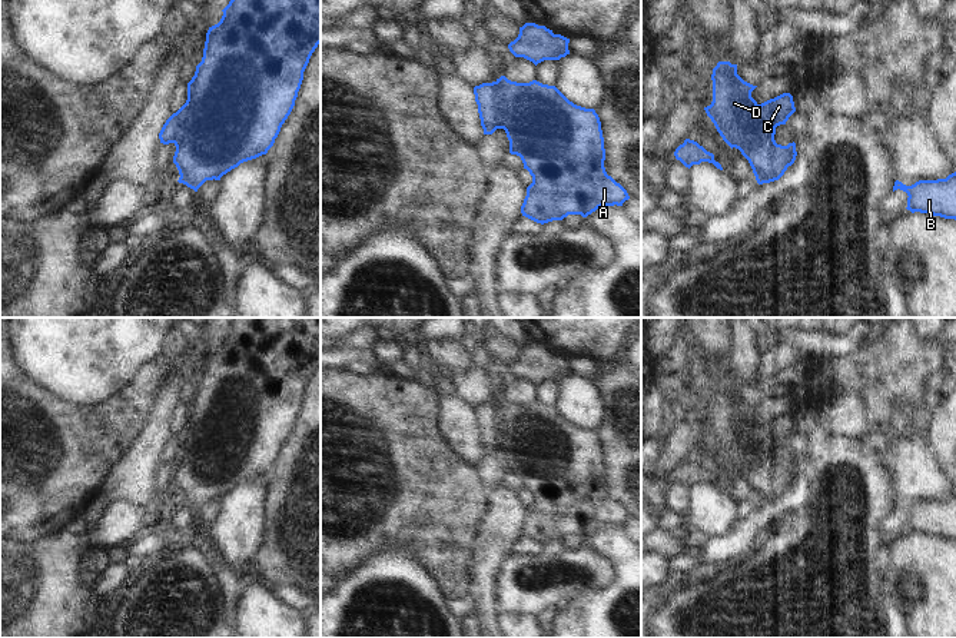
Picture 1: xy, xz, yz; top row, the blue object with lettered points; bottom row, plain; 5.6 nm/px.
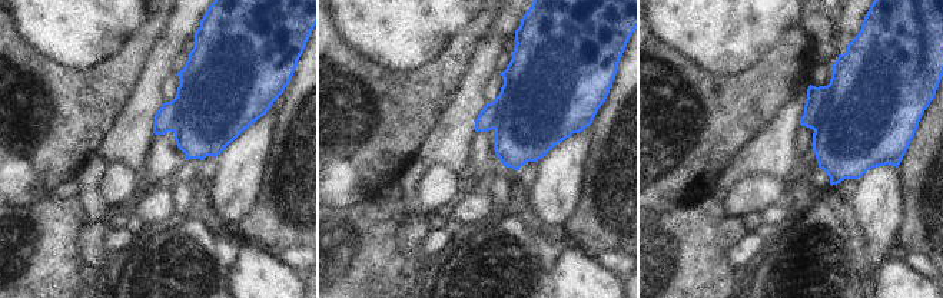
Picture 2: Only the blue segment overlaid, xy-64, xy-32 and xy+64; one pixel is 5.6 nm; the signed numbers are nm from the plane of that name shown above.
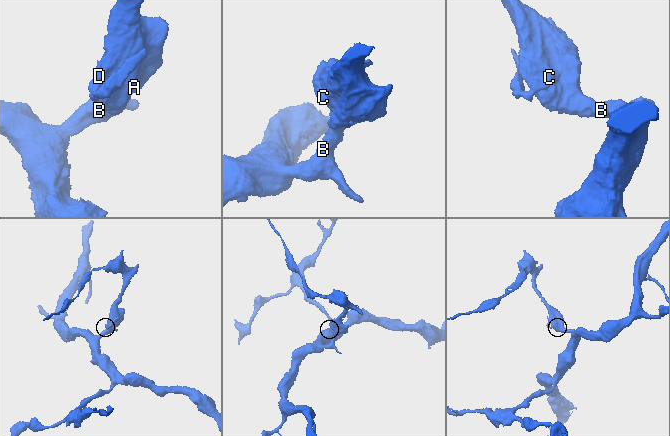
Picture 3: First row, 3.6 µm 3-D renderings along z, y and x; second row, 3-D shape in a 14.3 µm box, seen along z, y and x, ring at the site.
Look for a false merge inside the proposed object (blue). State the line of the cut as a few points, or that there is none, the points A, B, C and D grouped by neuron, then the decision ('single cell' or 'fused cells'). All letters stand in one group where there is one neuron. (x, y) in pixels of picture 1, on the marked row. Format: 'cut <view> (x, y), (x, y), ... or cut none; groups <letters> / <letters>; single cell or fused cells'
cut xy (185, 103), (196, 110), (181, 126), (182, 139), (175, 143); groups A B D / C; fused cells

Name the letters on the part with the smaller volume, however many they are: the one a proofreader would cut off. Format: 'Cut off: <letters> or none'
Cut off: C.

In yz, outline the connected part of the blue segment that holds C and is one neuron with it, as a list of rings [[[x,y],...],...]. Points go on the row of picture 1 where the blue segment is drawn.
[[[783,93],[759,104],[747,119],[760,120],[766,126],[786,124],[789,117],[796,112],[793,96]]]

